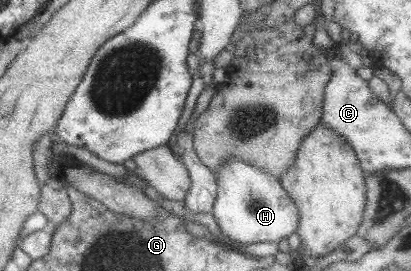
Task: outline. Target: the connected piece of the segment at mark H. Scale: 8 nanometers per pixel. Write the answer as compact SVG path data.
M238 157L228 159L220 167L218 199L213 211L222 232L231 240L245 245L287 239L299 229L302 219L299 206L291 200L290 192L283 187L278 176Z

